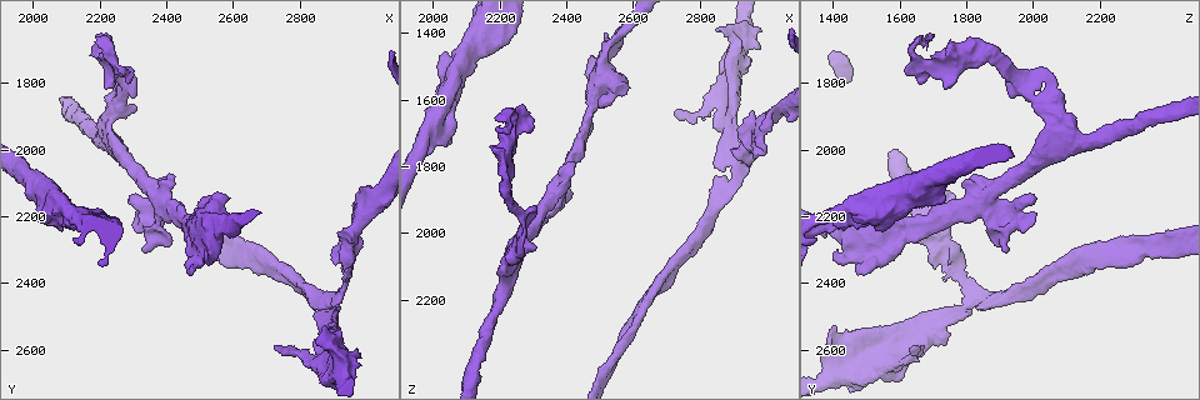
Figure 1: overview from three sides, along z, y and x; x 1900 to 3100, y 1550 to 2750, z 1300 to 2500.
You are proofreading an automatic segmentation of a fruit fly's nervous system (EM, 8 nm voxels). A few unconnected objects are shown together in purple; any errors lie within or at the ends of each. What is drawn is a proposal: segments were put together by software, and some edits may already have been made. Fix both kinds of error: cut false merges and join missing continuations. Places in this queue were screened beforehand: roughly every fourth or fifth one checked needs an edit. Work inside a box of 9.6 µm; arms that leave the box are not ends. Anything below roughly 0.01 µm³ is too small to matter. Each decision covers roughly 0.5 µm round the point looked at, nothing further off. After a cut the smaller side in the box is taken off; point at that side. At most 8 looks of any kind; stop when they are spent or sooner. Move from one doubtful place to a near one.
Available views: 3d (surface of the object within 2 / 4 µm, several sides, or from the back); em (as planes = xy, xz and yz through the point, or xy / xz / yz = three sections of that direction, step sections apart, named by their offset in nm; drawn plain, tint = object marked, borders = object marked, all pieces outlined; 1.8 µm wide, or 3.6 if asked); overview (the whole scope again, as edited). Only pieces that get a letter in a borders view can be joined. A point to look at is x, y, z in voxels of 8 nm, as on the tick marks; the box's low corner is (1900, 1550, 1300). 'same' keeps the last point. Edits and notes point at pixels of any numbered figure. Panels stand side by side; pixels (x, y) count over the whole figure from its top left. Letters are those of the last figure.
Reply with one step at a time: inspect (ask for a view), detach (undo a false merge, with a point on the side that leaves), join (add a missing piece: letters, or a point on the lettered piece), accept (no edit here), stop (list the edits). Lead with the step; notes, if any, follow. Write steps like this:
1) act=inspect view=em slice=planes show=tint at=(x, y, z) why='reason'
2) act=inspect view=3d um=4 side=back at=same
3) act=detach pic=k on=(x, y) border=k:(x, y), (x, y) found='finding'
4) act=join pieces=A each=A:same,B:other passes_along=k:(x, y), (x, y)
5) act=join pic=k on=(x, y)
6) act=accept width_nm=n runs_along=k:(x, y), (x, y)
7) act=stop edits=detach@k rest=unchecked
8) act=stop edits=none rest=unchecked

act=inspect view=em slice=xz step=8 show=borders at=(2570, 2150, 1580)

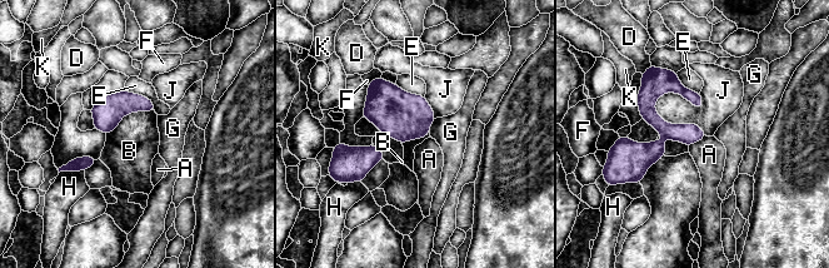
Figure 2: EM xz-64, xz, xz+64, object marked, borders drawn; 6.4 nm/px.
act=accept each=A:other,B:other,D:other,E:other,F:other,G:other,H:other,J:other,K:other border=2:(154, 110), (128, 113), (106, 134) found='no lettered piece goes on from it'

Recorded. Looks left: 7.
act=inspect view=em slice=planes show=borders at=(2840, 2640, 1610)

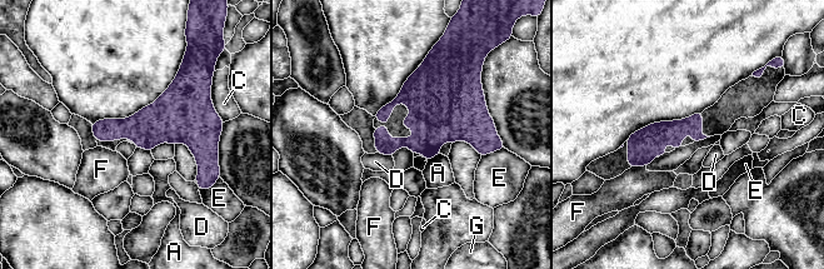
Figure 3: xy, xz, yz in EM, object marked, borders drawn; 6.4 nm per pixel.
act=accept longest_contact=E:120nm each=A:other,C:other,D:other,E:other,F:other,G:other border=3:(645, 165), (630, 168) found='continuous, no second cell'

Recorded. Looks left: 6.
act=inspect view=em slice=planes show=tint at=(2520, 2310, 1410) why='free end'

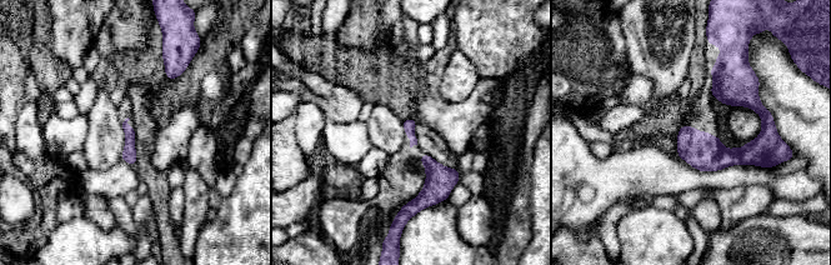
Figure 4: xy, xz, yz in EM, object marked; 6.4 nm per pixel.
act=inspect view=em slice=planes show=borders at=same why='what lies round it'

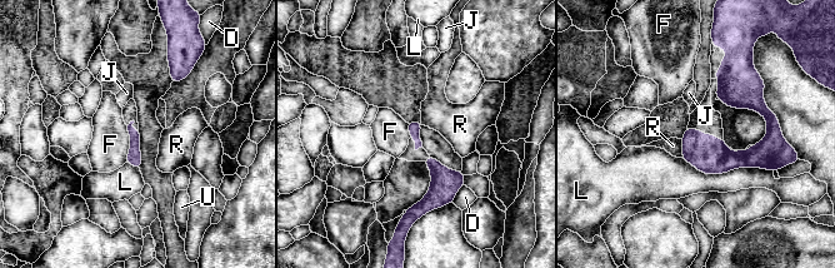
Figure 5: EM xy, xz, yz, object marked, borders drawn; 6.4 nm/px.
act=accept longest_contact=L:600nm each=D:other,F:other,J:other,L:other,R:other,U:other border=5:(128, 125), (129, 153), (125, 162) found='none of them fits'

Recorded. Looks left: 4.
act=stop edits=none rest=unchecked

